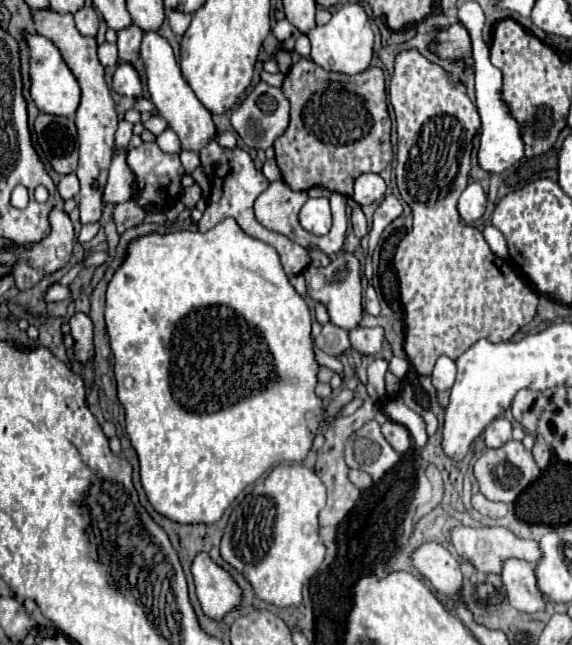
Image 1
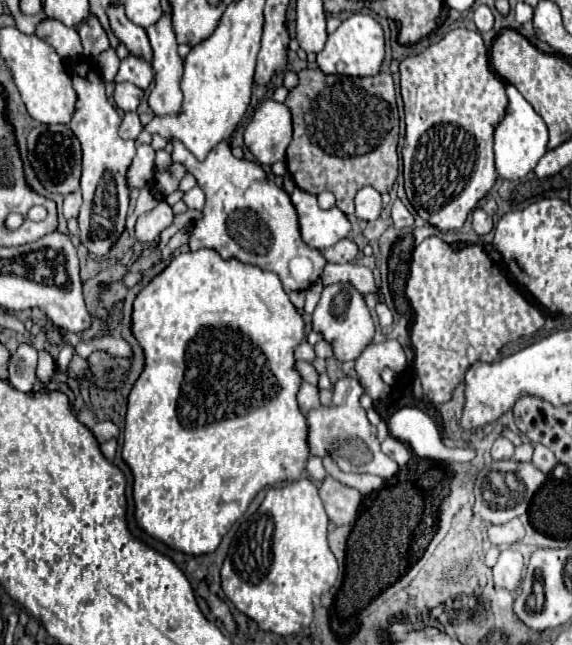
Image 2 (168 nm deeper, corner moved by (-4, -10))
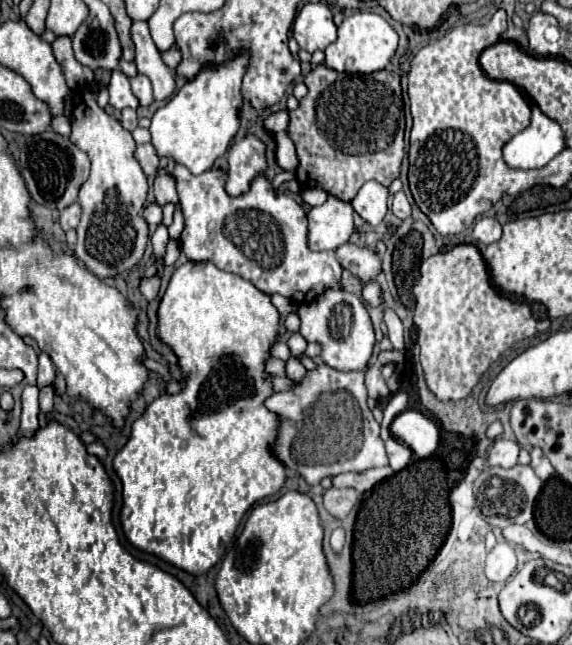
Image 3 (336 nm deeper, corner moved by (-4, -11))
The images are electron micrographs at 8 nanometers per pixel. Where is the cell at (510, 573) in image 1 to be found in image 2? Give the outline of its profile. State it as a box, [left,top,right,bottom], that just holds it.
[493,550,525,590]

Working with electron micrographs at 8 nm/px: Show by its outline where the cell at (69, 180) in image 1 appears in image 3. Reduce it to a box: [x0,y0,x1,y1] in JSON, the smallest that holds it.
[61,203,81,231]

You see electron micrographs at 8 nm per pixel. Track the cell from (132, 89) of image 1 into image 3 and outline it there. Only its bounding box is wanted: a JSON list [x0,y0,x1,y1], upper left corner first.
[109,69,139,109]

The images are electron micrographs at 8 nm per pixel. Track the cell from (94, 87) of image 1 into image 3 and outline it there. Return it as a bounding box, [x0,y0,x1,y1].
[71,87,149,277]

